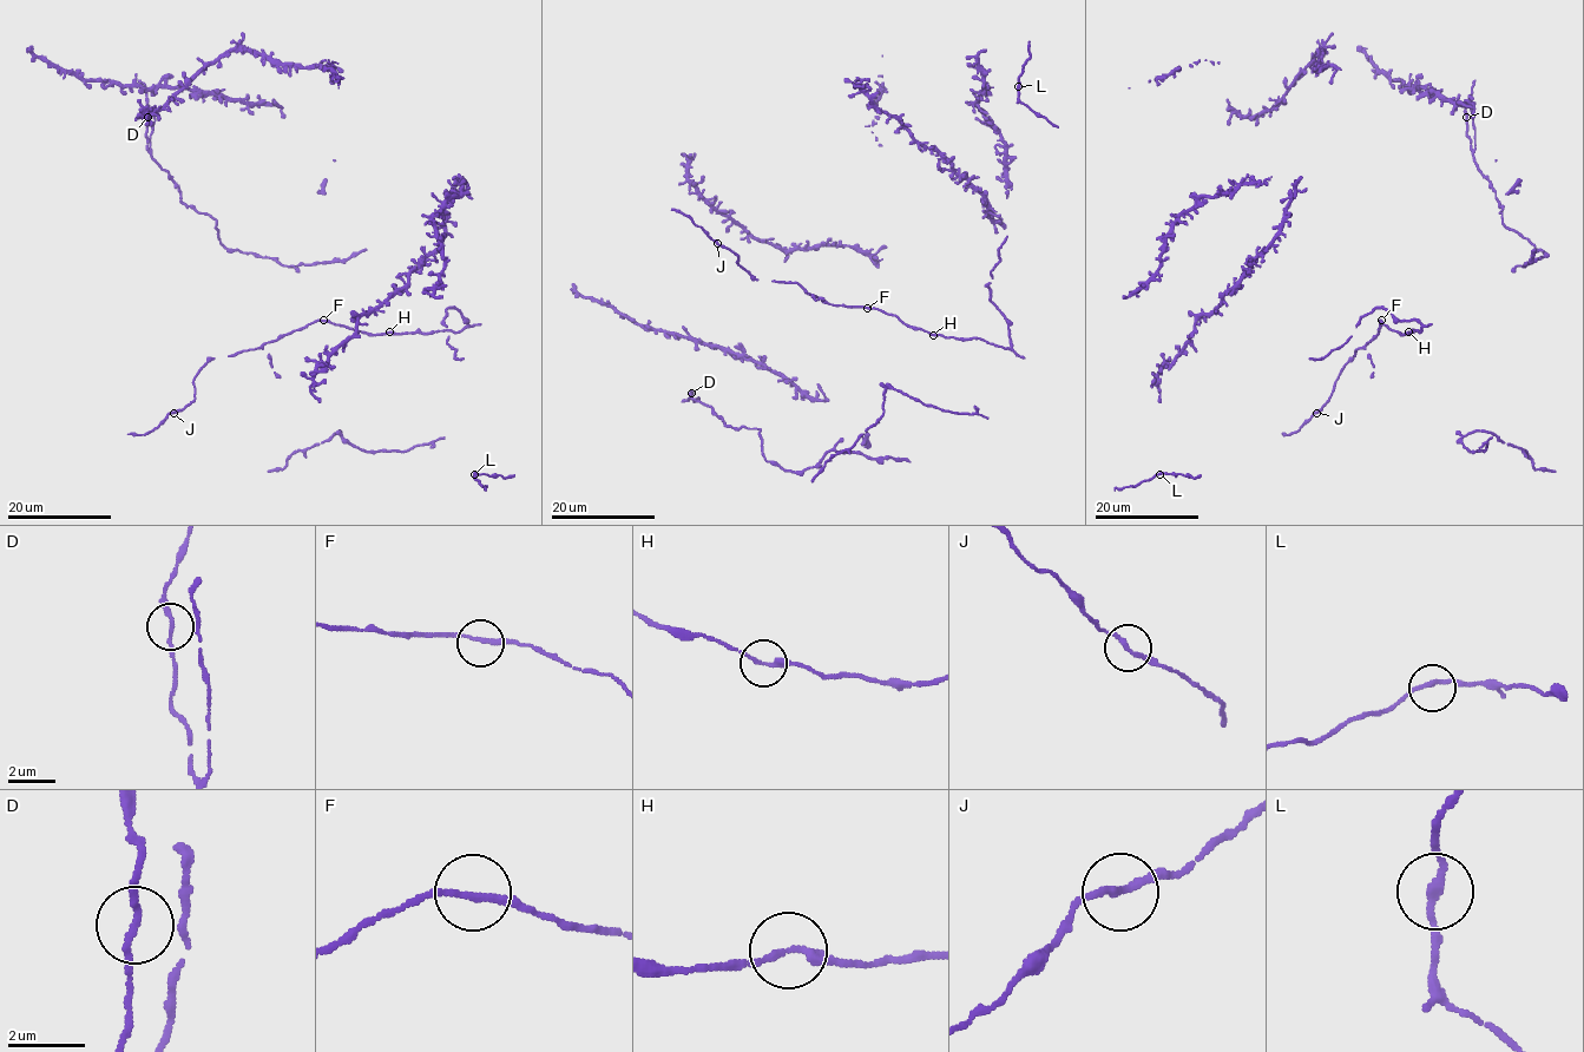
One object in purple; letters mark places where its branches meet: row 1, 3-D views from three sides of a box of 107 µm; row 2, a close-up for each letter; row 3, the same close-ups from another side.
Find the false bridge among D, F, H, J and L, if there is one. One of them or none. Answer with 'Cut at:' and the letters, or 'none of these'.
Cut at: none of these

